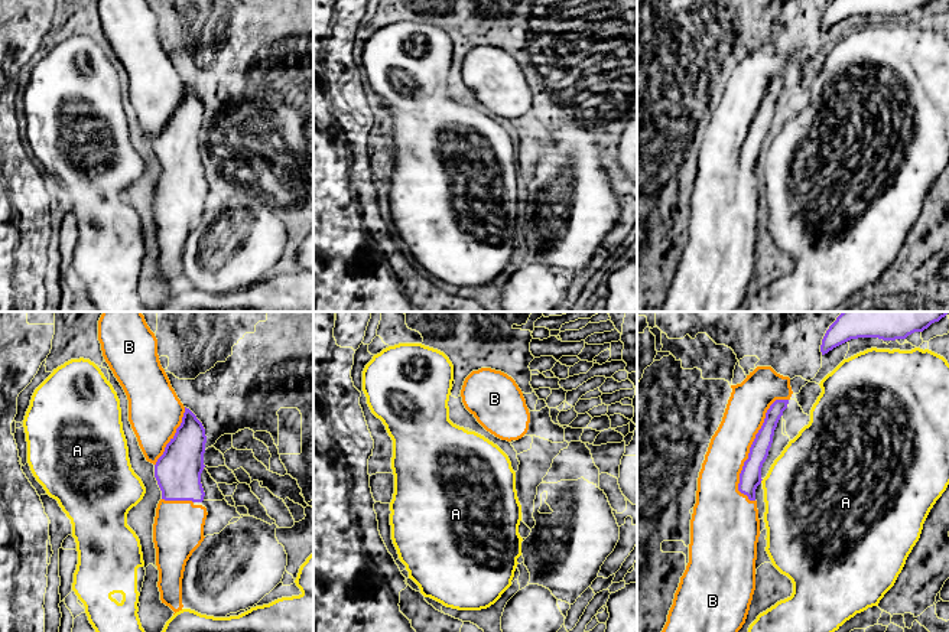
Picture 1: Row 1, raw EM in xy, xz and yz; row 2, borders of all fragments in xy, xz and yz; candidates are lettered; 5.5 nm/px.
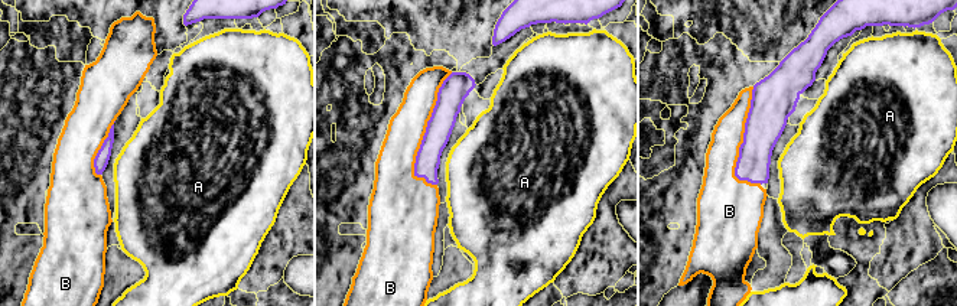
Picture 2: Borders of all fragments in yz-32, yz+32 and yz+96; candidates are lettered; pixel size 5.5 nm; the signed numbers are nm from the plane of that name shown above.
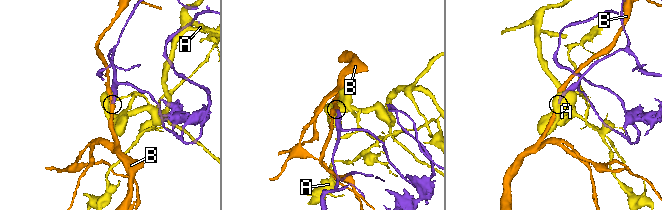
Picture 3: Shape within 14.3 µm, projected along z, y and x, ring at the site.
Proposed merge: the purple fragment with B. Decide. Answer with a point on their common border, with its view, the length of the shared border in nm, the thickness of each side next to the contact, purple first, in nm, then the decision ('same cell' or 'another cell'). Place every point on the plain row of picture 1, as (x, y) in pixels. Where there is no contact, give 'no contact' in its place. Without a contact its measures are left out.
contact yz (751, 123); length 600 nm; calibres 120 and 220 nm; same cell

